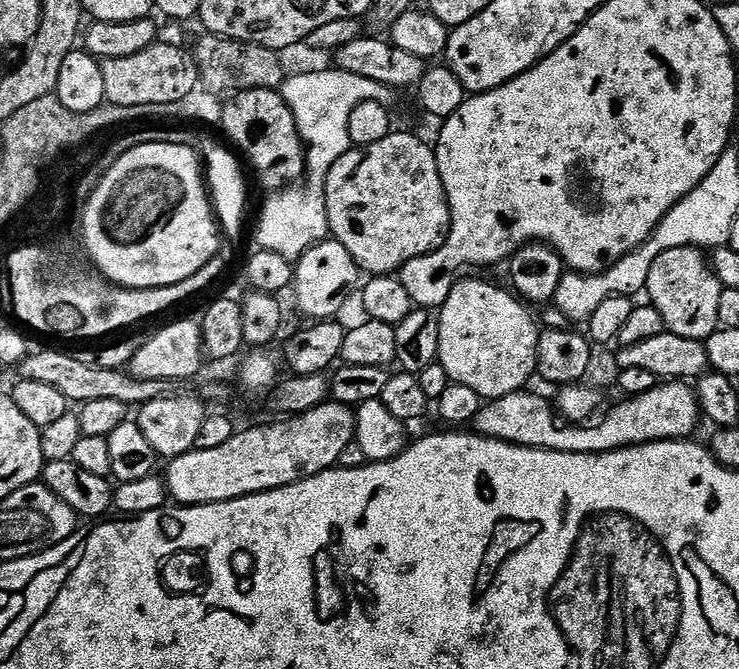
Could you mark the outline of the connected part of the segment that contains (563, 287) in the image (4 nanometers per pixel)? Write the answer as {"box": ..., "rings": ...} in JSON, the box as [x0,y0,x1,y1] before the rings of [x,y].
{"box":[554,242,665,326],"rings":[[[649,242],[630,250],[630,254],[618,258],[618,262],[614,262],[614,266],[610,266],[604,272],[565,271],[562,282],[558,282],[558,294],[554,301],[554,308],[557,308],[566,319],[573,320],[573,322],[568,322],[576,326],[584,326],[587,325],[588,319],[598,311],[598,306],[602,306],[602,302],[606,302],[606,298],[639,297],[639,292],[641,295],[647,289],[650,269],[653,268],[654,262],[665,249],[663,243],[656,243]]]}

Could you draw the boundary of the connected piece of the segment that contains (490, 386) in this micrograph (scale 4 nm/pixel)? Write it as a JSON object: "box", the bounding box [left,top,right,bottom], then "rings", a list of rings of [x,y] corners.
{"box":[438,280,541,401],"rings":[[[460,280],[449,290],[444,305],[438,308],[439,364],[446,370],[451,383],[468,386],[485,401],[497,400],[511,392],[521,391],[527,385],[524,383],[536,376],[536,351],[541,329],[536,328],[531,314],[527,312],[529,309],[505,288],[499,288],[488,280]]]}

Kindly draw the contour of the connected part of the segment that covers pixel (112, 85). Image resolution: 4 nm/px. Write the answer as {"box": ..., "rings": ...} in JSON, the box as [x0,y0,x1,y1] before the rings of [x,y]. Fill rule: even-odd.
{"box":[102,42,202,106],"rings":[[[157,42],[146,46],[130,58],[110,58],[102,63],[102,74],[106,78],[107,103],[114,106],[162,106],[165,102],[182,102],[194,91],[202,80],[202,72],[176,44]]]}

